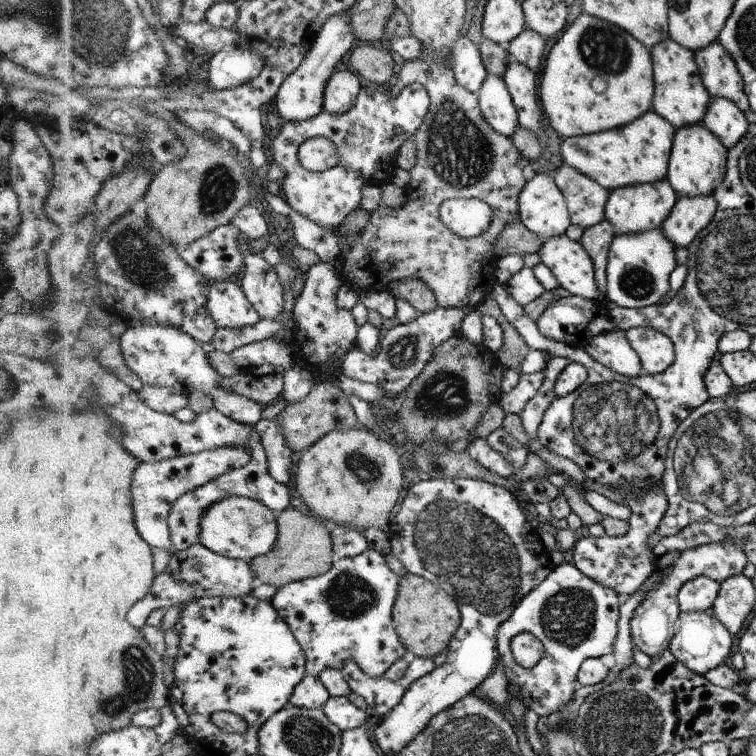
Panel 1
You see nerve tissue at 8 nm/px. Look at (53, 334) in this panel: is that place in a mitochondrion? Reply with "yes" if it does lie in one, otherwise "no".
no

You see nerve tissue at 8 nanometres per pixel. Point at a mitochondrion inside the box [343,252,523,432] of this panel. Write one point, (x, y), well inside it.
(445, 397)

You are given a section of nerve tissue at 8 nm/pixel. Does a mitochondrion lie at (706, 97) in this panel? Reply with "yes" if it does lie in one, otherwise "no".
no

